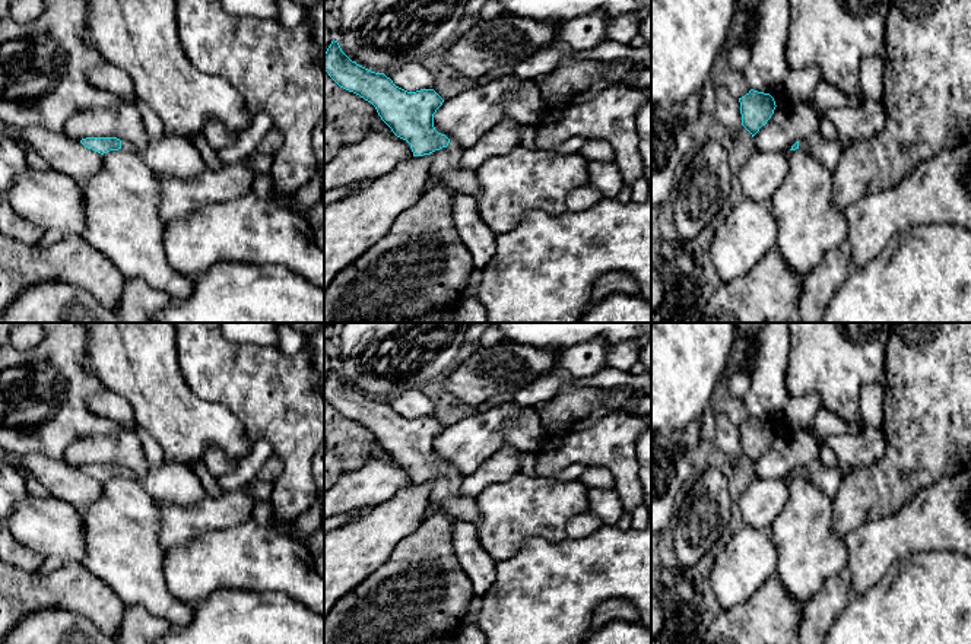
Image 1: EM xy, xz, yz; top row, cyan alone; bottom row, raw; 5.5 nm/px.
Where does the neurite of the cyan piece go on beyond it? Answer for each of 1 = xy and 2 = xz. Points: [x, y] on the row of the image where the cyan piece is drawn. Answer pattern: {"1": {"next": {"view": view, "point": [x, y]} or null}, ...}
{"1": {"next": {"view": "xy", "point": [126, 146]}}, "2": {"next": {"view": "xz", "point": [446, 162]}}}

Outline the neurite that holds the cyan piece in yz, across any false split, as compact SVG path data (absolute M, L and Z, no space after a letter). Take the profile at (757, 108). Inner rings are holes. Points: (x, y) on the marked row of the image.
M751 89L745 96L739 98L742 126L752 134L759 131L771 118L775 110L775 101L769 93Z

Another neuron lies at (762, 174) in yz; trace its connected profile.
M756 150L739 172L745 199L769 202L781 187L788 171L788 153Z

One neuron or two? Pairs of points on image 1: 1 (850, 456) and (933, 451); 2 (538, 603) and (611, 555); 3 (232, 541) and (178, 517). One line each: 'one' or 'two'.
1: two
2: one
3: two

